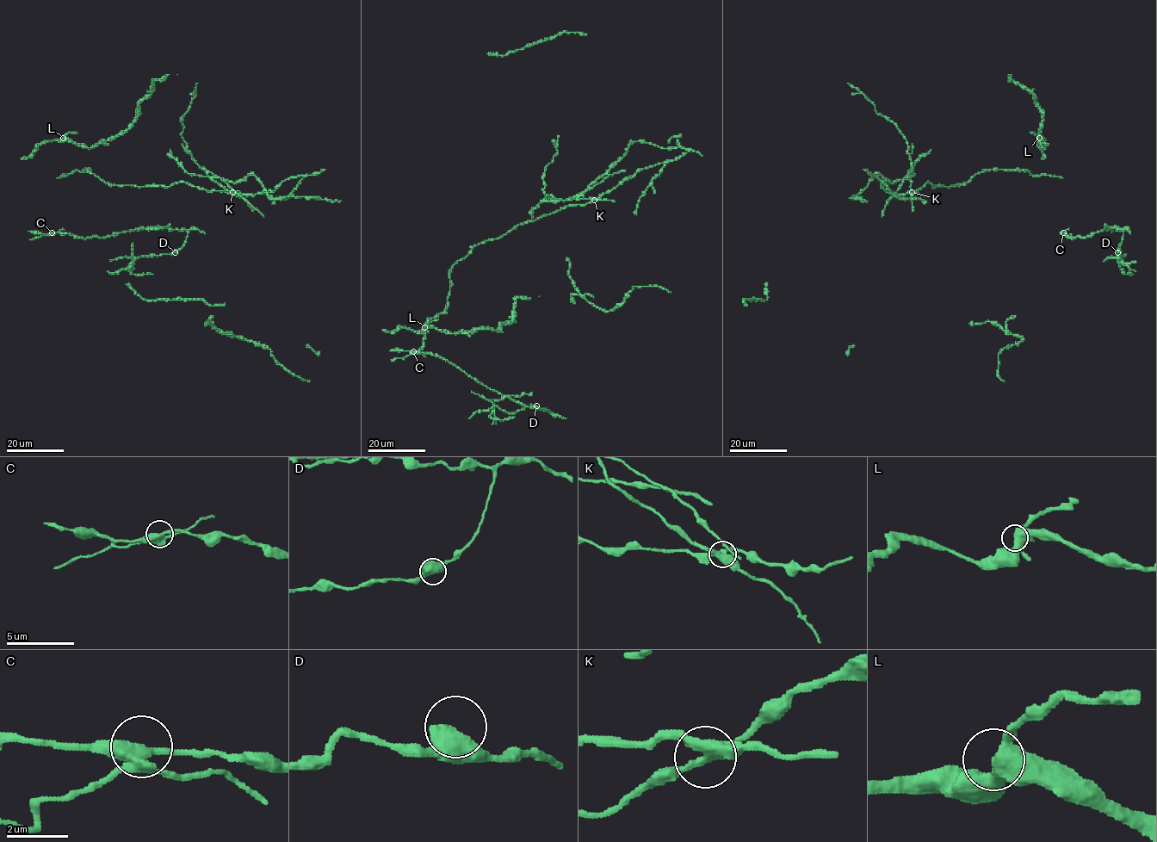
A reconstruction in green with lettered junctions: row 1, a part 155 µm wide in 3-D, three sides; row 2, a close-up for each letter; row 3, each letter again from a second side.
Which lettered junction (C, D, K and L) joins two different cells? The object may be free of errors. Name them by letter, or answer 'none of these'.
K

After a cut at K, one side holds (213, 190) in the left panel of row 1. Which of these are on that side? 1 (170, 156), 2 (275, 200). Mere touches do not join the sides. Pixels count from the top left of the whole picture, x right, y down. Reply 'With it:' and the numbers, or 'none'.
With it: 1, 2

